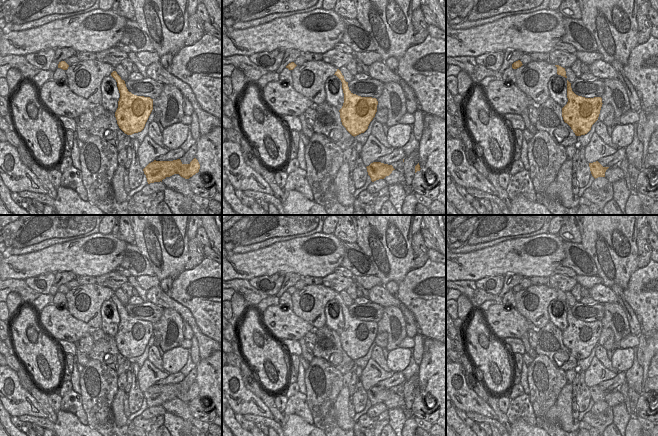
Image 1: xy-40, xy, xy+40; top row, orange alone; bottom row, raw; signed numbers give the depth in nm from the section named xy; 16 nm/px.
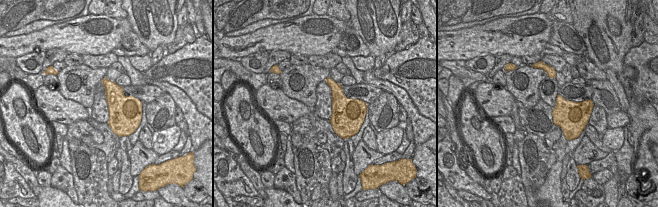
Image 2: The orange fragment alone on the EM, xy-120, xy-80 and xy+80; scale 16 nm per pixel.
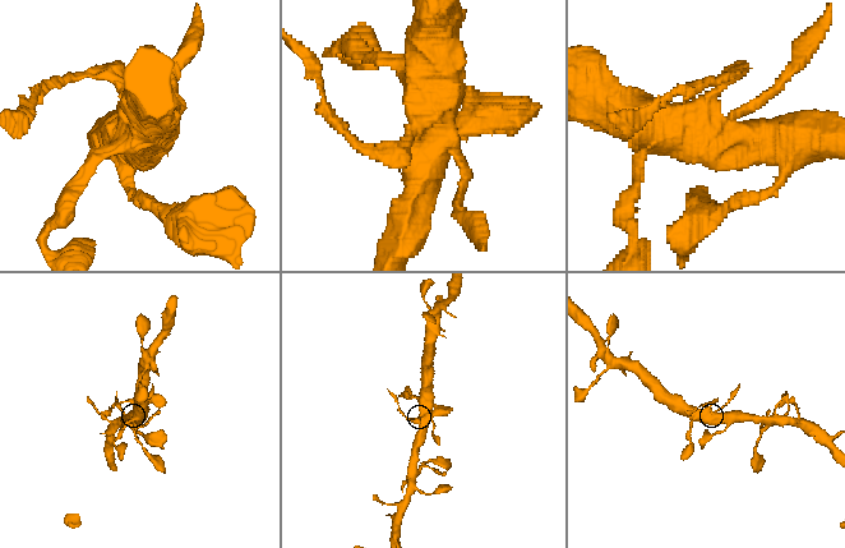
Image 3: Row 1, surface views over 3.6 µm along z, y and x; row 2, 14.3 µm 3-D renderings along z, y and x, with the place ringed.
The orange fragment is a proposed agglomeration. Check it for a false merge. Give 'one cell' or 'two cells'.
two cells

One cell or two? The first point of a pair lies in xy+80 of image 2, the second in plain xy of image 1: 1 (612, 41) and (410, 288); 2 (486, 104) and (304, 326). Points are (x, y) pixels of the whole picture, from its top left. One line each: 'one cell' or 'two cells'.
1: two cells
2: one cell

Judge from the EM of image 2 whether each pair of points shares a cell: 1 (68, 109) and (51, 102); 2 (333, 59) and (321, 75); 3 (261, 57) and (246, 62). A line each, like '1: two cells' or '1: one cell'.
1: one cell
2: two cells
3: one cell

